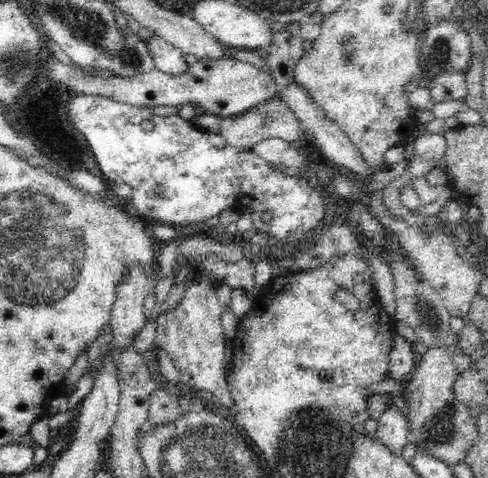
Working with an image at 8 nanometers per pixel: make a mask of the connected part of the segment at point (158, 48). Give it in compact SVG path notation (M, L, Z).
M158 35L147 40L148 49L154 59L156 70L166 74L182 74L190 65L186 63L184 53Z

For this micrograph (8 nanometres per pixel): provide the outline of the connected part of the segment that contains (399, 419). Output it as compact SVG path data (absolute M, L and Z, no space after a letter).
M392 403L382 412L377 430L371 437L378 439L392 453L400 456L402 454L402 448L408 442L407 434L409 433L409 426L407 424L408 421L402 415L400 408Z

